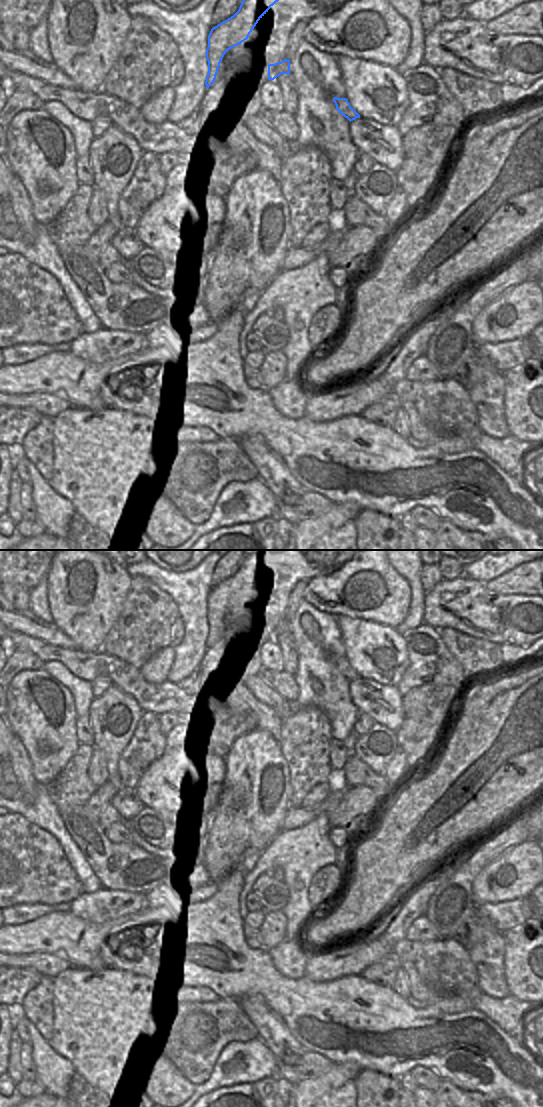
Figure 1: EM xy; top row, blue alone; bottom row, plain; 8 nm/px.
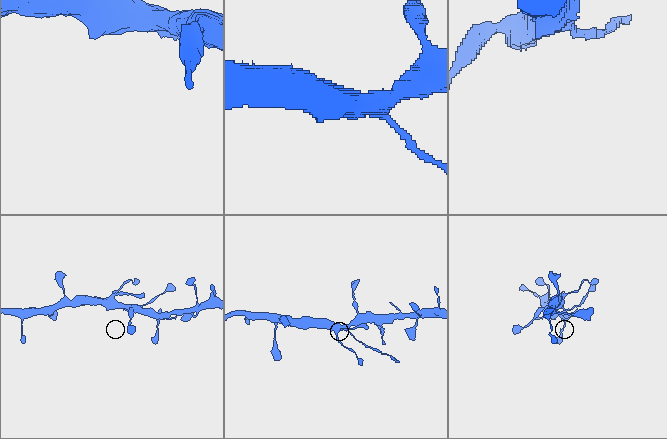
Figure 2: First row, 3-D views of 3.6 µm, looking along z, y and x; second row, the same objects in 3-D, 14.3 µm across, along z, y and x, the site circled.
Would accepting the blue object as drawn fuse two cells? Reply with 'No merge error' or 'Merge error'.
Merge error.

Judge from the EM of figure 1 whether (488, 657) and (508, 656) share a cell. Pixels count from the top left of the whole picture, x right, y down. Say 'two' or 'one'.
two

